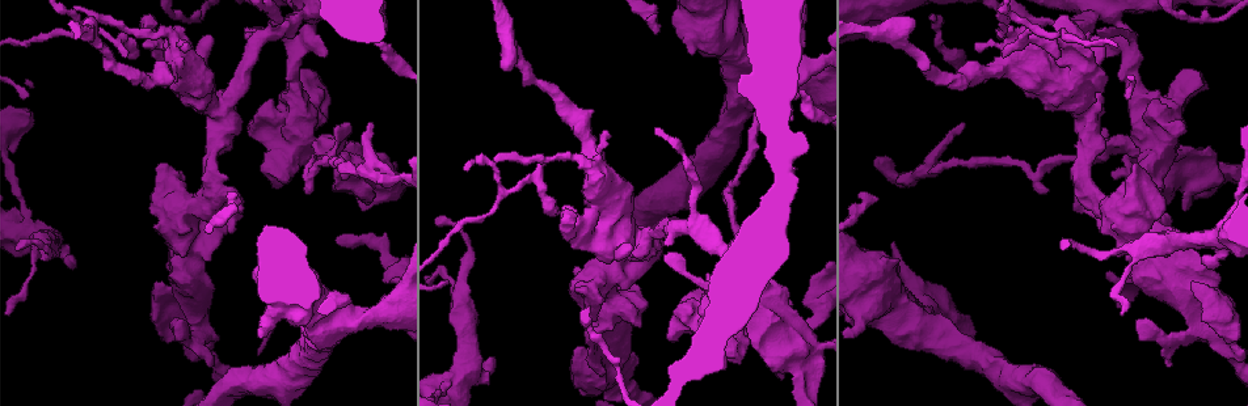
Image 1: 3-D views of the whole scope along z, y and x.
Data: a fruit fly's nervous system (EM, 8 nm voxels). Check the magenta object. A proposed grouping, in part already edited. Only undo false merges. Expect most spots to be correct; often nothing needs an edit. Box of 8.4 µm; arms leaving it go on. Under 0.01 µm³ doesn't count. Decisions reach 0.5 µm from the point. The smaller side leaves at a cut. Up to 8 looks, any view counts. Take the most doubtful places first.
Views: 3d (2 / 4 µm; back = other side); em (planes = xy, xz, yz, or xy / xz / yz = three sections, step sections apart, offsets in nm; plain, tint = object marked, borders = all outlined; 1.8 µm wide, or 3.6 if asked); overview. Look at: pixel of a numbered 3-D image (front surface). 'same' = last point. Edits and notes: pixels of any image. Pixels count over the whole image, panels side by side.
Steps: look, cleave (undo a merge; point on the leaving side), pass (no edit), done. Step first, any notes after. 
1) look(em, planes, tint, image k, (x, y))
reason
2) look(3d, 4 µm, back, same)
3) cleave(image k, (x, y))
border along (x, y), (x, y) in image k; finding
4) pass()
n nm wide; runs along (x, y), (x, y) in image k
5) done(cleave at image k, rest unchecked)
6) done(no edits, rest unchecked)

look(em, xz, step 4, tint, image 1, (1144, 135))
thin neck

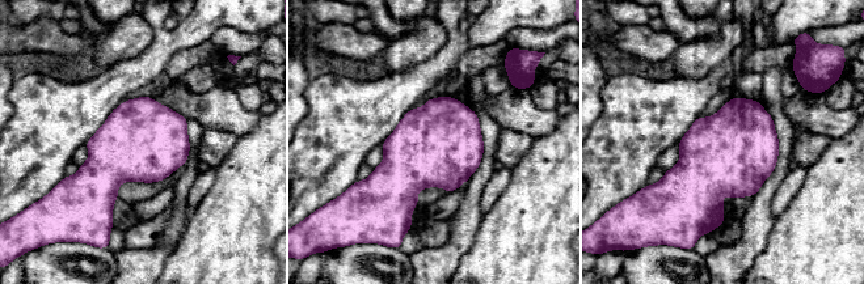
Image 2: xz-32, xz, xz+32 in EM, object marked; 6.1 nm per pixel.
look(em, xy, step 16, tint, same)
cut it another way

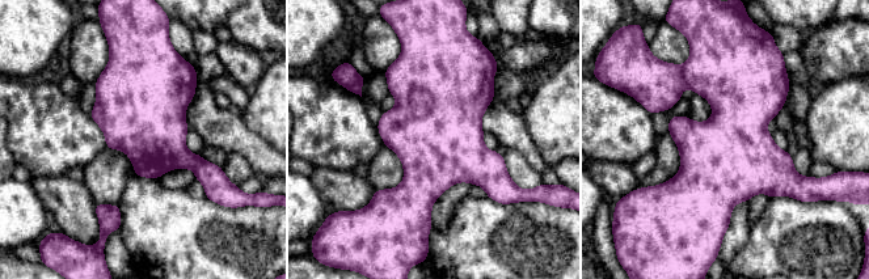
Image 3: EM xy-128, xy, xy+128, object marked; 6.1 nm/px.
pass()
440 nm wide; continuous, no second neuron

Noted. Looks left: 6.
look(3d, 4 µm, image 1, (630, 233))
arms run side by side

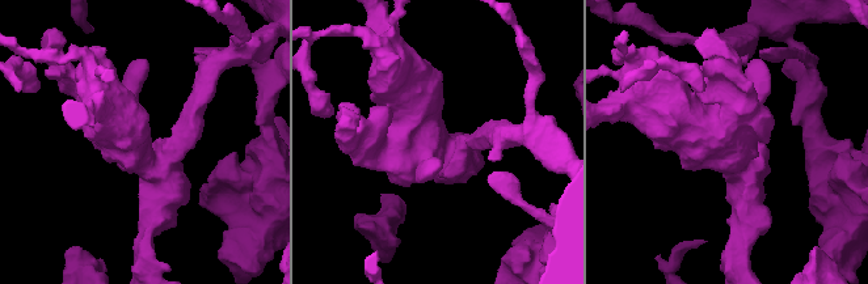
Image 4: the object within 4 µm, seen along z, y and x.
look(em, 3.6 µm, planes, plain, image 4, (735, 162))

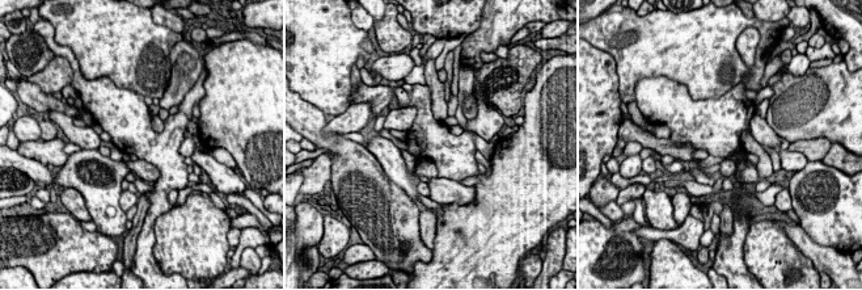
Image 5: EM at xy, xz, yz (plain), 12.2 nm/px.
look(em, 3.6 µm, planes, tint, same)

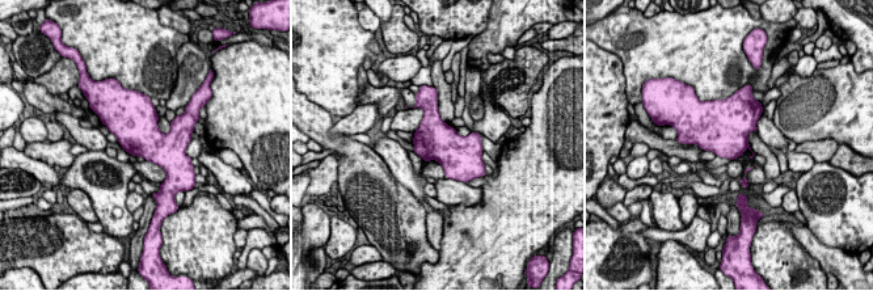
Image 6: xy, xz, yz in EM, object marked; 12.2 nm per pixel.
pass()
500 nm wide; one neuron here

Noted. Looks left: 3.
look(3d, 2 µm, image 1, (308, 174))
sharp bend

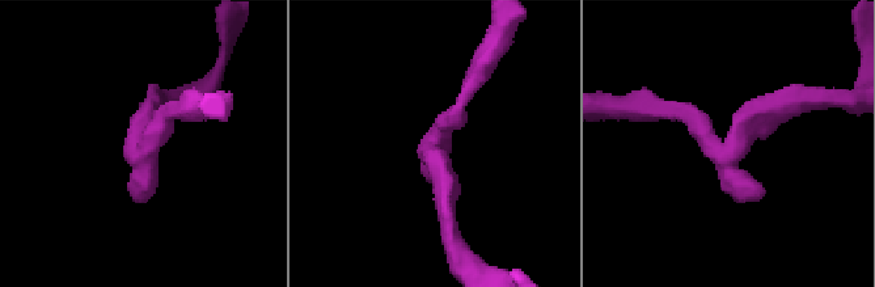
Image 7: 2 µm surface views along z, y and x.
look(em, planes, plain, image 7, (143, 152))

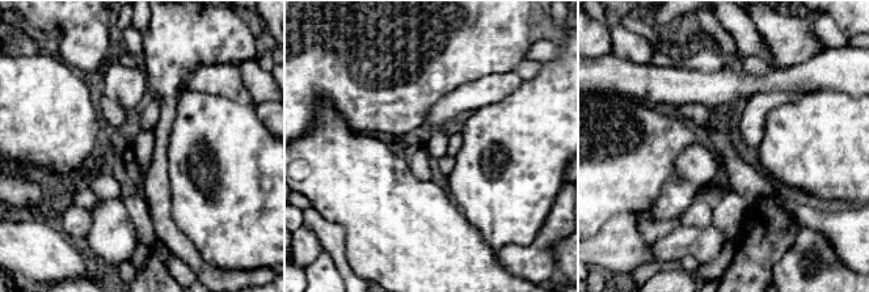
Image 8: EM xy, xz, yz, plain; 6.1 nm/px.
look(em, planes, tint, same)
where the object lies

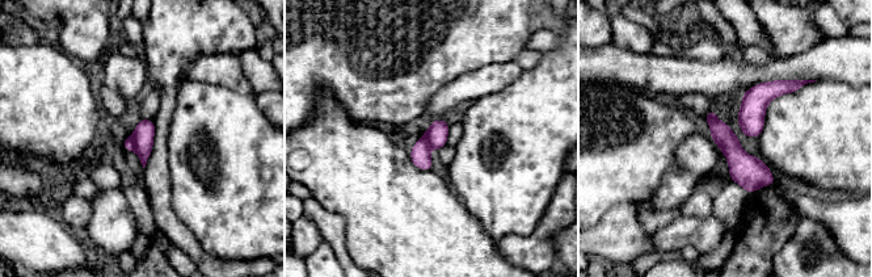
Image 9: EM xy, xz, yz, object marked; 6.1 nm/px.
cleave(image 9, (143, 134))
border along (130, 135), (134, 150) in image 9; a second neuron is stuck on

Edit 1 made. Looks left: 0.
done(cleave at image 9, rest unchecked)

